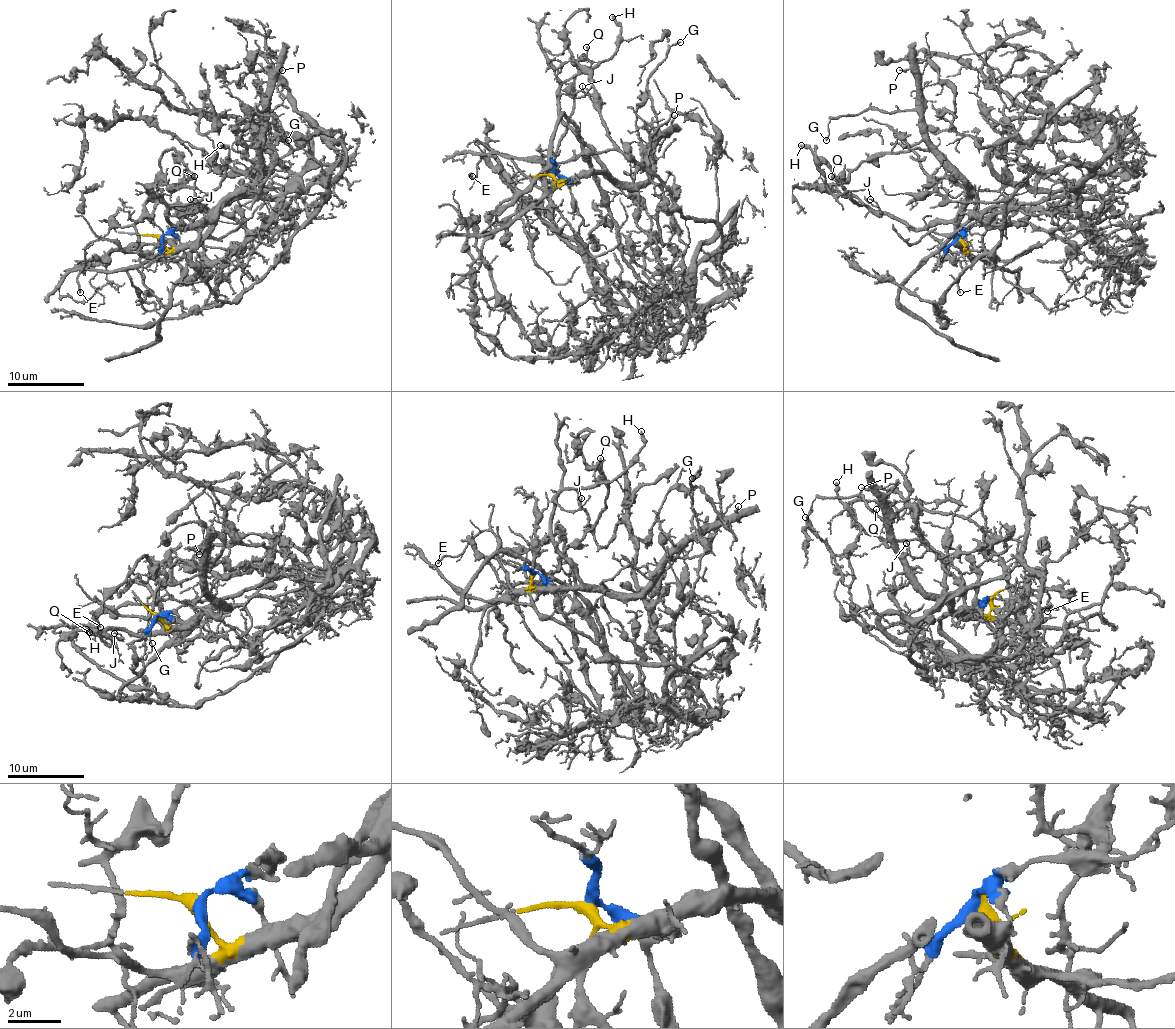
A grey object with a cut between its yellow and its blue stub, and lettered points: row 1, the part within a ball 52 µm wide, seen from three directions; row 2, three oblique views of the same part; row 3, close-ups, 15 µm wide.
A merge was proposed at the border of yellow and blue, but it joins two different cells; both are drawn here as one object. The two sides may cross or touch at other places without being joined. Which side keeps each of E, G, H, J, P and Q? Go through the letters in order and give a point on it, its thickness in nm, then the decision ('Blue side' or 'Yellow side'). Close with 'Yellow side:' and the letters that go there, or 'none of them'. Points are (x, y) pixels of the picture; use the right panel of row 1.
E: Place: (960, 292). Thickness 150 nm. Yellow side
G: Place: (826, 140). Thickness 130 nm. Yellow side
H: Place: (801, 145). Thickness 280 nm. Yellow side
J: Place: (870, 199). Thickness 90 nm. Yellow side
P: Place: (899, 70). Thickness 150 nm. Yellow side
Q: Place: (831, 176). Thickness 120 nm. Yellow side
Yellow side: E, G, H, J, P, Q

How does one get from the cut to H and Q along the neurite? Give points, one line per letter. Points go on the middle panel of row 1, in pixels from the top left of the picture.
H: (552, 174), (559, 180), (581, 178), (604, 168), (559, 113), (559, 91), (617, 51), (621, 28), (611, 16)
Q: (552, 174), (581, 178), (604, 168), (559, 107), (559, 88), (596, 64), (586, 47)

